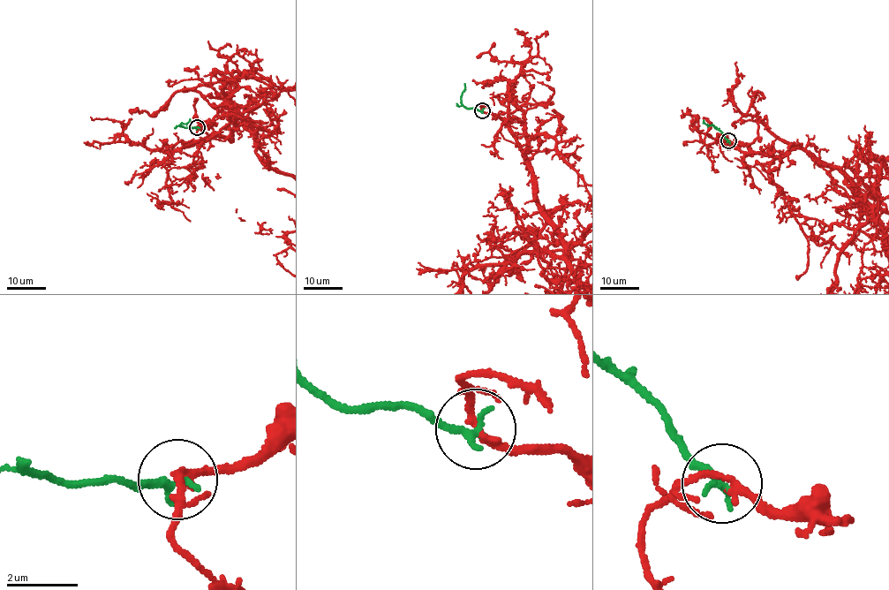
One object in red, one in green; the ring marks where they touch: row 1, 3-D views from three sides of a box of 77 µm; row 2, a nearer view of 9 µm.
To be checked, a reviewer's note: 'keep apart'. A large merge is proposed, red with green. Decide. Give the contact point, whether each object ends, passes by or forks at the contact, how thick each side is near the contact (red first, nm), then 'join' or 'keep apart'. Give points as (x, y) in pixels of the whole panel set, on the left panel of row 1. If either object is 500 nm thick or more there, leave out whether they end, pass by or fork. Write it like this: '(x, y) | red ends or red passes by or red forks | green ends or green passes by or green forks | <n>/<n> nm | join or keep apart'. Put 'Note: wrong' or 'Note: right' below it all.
(197, 127) | red passes by | green ends | 190/260 nm | join
Note: wrong

